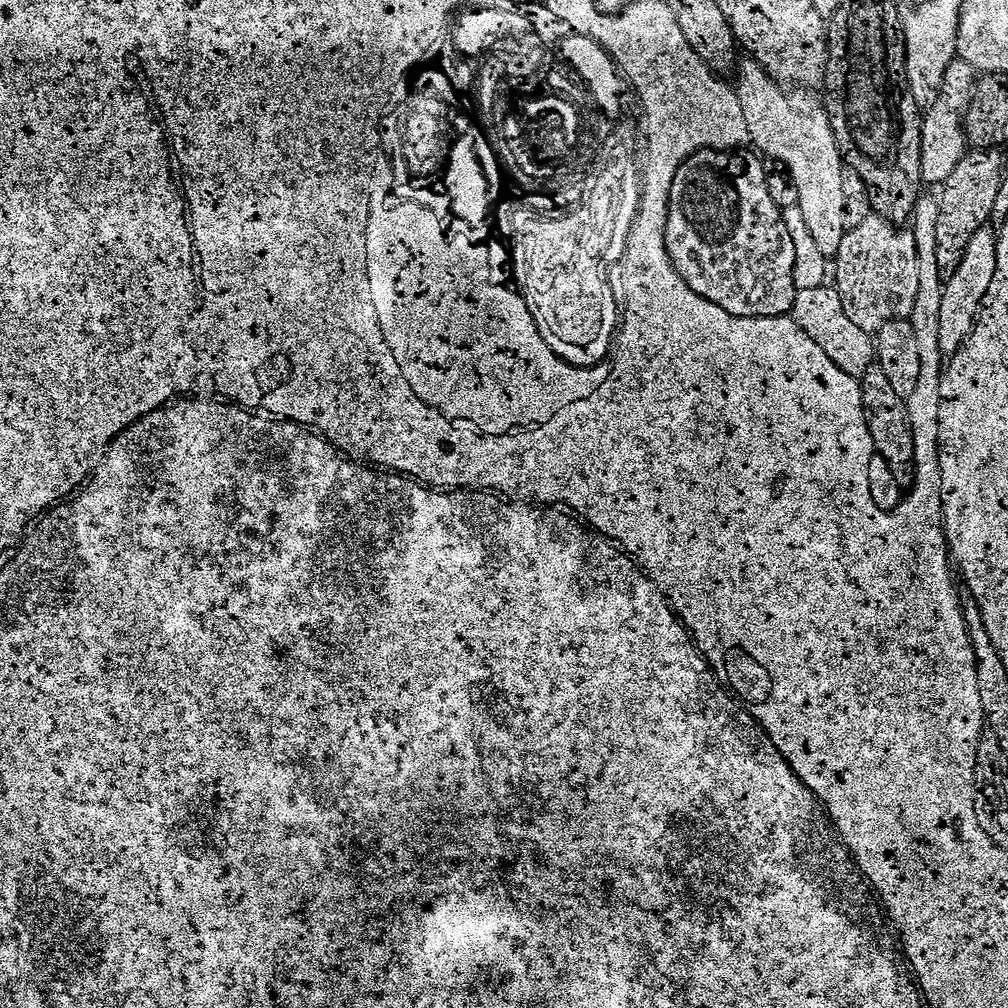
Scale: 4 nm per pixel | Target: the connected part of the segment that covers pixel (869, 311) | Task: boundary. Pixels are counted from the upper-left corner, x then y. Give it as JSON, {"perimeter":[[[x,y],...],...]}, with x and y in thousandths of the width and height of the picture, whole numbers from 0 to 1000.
{"perimeter":[[[861,212],[853,223],[842,225],[835,244],[827,256],[827,285],[834,290],[835,300],[848,322],[869,331],[873,325],[888,317],[900,317],[905,313],[909,301],[913,298],[912,250],[905,228],[894,228],[878,214]]]}

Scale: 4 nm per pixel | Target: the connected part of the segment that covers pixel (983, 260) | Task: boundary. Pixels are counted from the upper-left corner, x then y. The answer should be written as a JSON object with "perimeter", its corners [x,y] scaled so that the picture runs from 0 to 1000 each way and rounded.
{"perimeter":[[[965,244],[958,248],[957,255],[954,256],[954,262],[936,283],[937,291],[933,294],[933,318],[929,321],[929,337],[933,340],[933,349],[937,355],[943,355],[948,352],[953,344],[964,333],[964,328],[968,326],[969,319],[972,318],[972,310],[976,307],[976,297],[982,288],[982,280],[986,280],[986,268],[990,268],[990,248],[986,244],[980,246],[971,246]]]}

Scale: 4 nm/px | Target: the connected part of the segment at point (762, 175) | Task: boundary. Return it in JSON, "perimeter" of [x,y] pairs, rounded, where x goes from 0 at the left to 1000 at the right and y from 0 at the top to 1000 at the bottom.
{"perimeter":[[[698,147],[673,169],[665,192],[662,244],[675,274],[696,296],[736,315],[781,313],[787,309],[792,289],[788,280],[788,236],[778,219],[775,203],[770,203],[766,195],[757,162],[746,149]]]}

